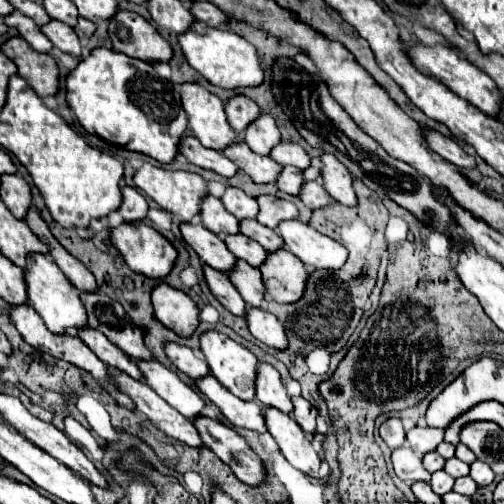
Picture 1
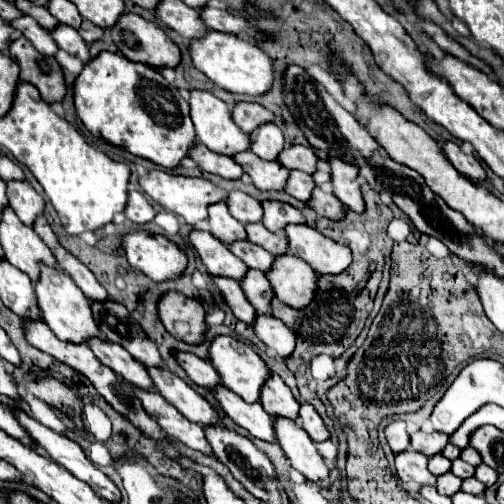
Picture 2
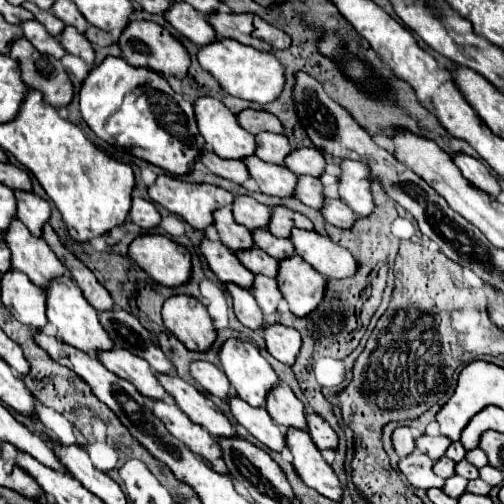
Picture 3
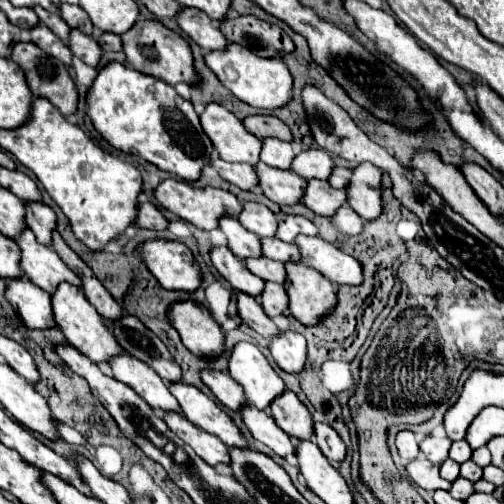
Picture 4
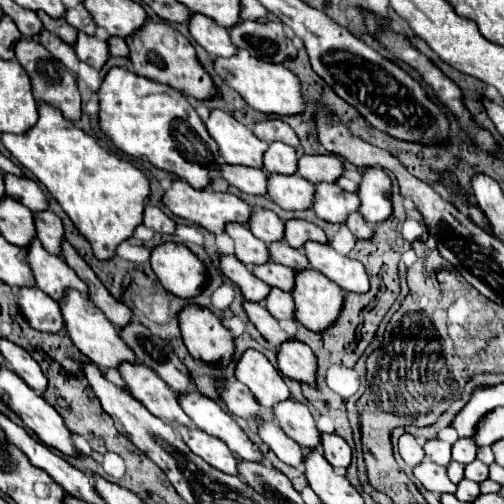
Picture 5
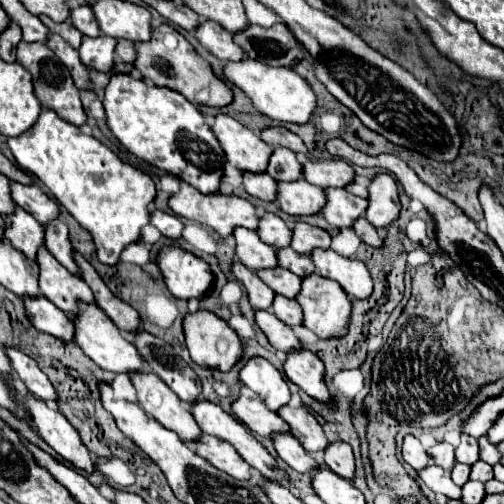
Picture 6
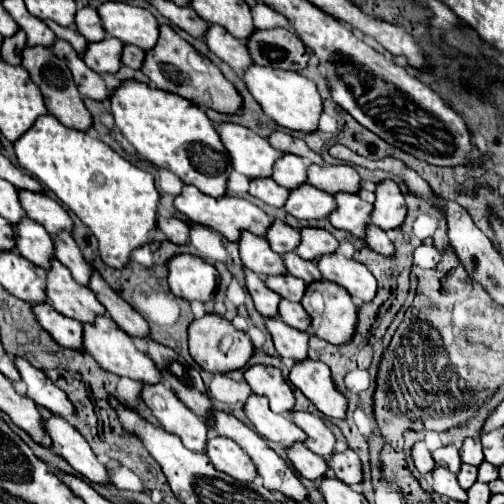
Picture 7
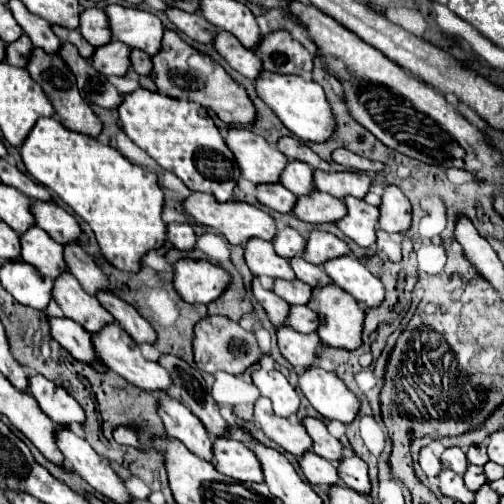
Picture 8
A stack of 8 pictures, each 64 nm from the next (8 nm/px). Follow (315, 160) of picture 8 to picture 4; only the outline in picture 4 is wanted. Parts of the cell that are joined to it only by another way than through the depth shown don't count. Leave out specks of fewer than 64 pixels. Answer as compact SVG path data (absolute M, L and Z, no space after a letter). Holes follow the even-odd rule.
M250 116L244 120L244 126L248 128L248 132L258 136L260 140L262 138L278 138L284 142L292 142L290 128L276 116Z

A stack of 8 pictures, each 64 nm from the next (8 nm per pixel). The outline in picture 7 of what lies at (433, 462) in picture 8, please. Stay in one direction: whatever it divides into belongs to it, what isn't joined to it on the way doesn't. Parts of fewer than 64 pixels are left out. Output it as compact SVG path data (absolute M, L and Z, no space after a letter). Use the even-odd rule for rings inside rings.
M418 442L414 448L412 448L412 456L414 456L414 462L416 462L416 468L422 472L422 474L428 474L432 472L432 468L436 466L432 454L428 452L426 444L424 442Z

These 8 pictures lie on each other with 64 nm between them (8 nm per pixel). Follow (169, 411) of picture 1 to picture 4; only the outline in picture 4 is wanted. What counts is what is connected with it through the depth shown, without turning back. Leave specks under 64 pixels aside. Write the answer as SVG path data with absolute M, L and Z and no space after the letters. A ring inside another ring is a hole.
M174 412L164 414L164 422L168 424L168 428L170 428L178 438L182 438L182 440L184 440L202 460L206 460L210 466L216 466L216 464L226 464L226 466L230 466L228 446L226 446L220 438L216 438L216 436L212 436L212 434L196 428L196 426L190 424L186 418L182 418L182 416L174 414Z

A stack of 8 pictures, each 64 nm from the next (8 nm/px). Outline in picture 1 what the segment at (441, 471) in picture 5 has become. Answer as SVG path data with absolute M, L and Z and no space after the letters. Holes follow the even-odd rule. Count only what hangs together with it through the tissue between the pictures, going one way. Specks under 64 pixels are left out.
M398 448L392 452L394 472L404 482L428 482L430 472L422 466L422 456L412 452L410 448Z

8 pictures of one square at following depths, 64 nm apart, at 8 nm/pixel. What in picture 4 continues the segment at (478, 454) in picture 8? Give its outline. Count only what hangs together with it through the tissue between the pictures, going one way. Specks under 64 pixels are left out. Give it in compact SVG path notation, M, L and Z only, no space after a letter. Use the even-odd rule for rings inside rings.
M460 440L460 442L452 442L452 448L450 448L450 458L458 464L466 462L472 458L472 448L466 440Z

